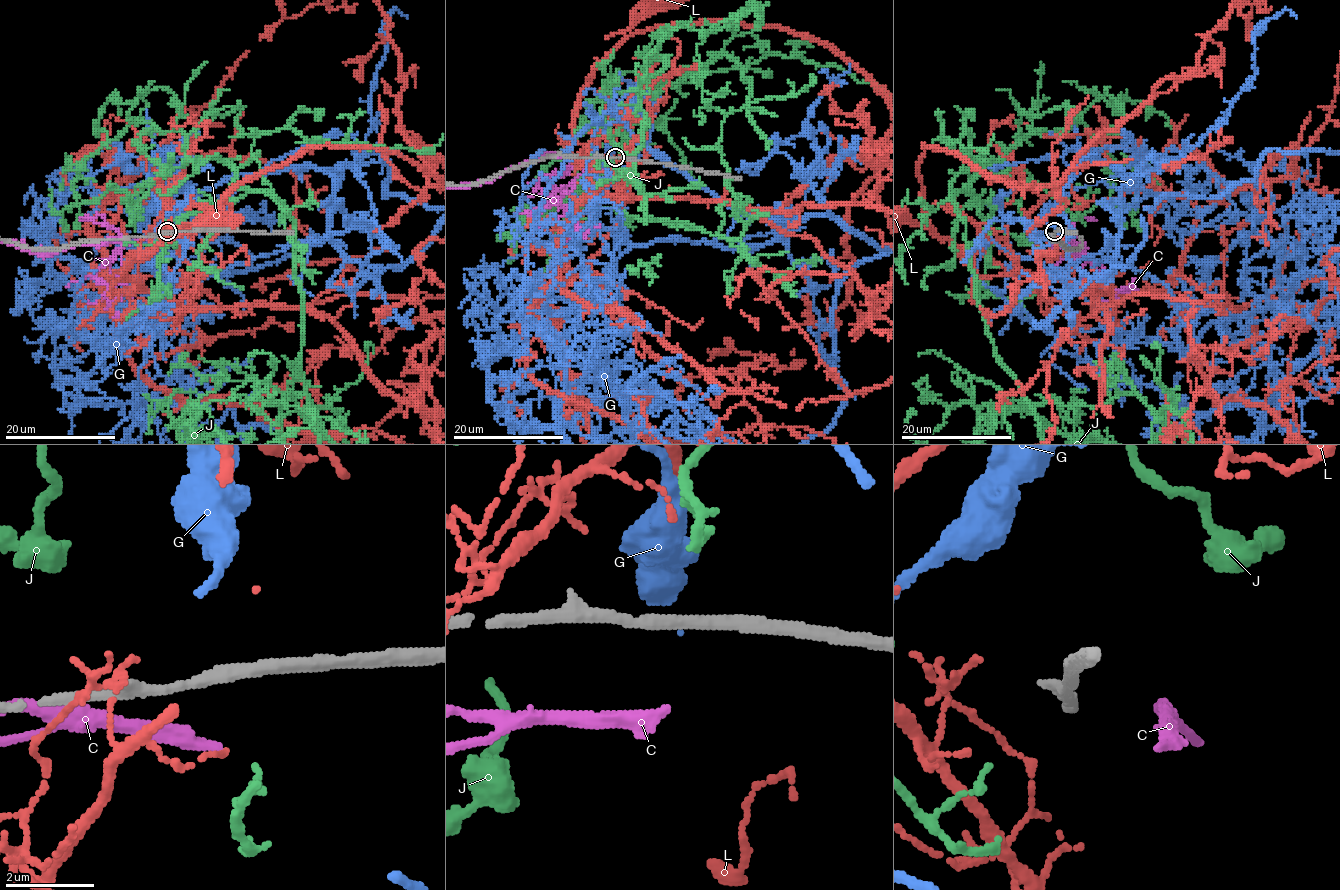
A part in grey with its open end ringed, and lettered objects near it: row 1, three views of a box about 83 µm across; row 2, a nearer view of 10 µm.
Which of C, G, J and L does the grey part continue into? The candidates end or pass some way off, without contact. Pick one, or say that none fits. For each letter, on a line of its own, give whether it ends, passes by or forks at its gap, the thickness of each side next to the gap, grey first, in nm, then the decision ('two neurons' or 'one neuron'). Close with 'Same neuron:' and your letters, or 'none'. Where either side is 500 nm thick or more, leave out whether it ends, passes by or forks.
C: it ends | 300/280 nm | two neurons
G: 300/550 nm | two neurons
J: it ends | 300/170 nm | two neurons
L: it ends | 300/90 nm | two neurons
Same neuron: none

